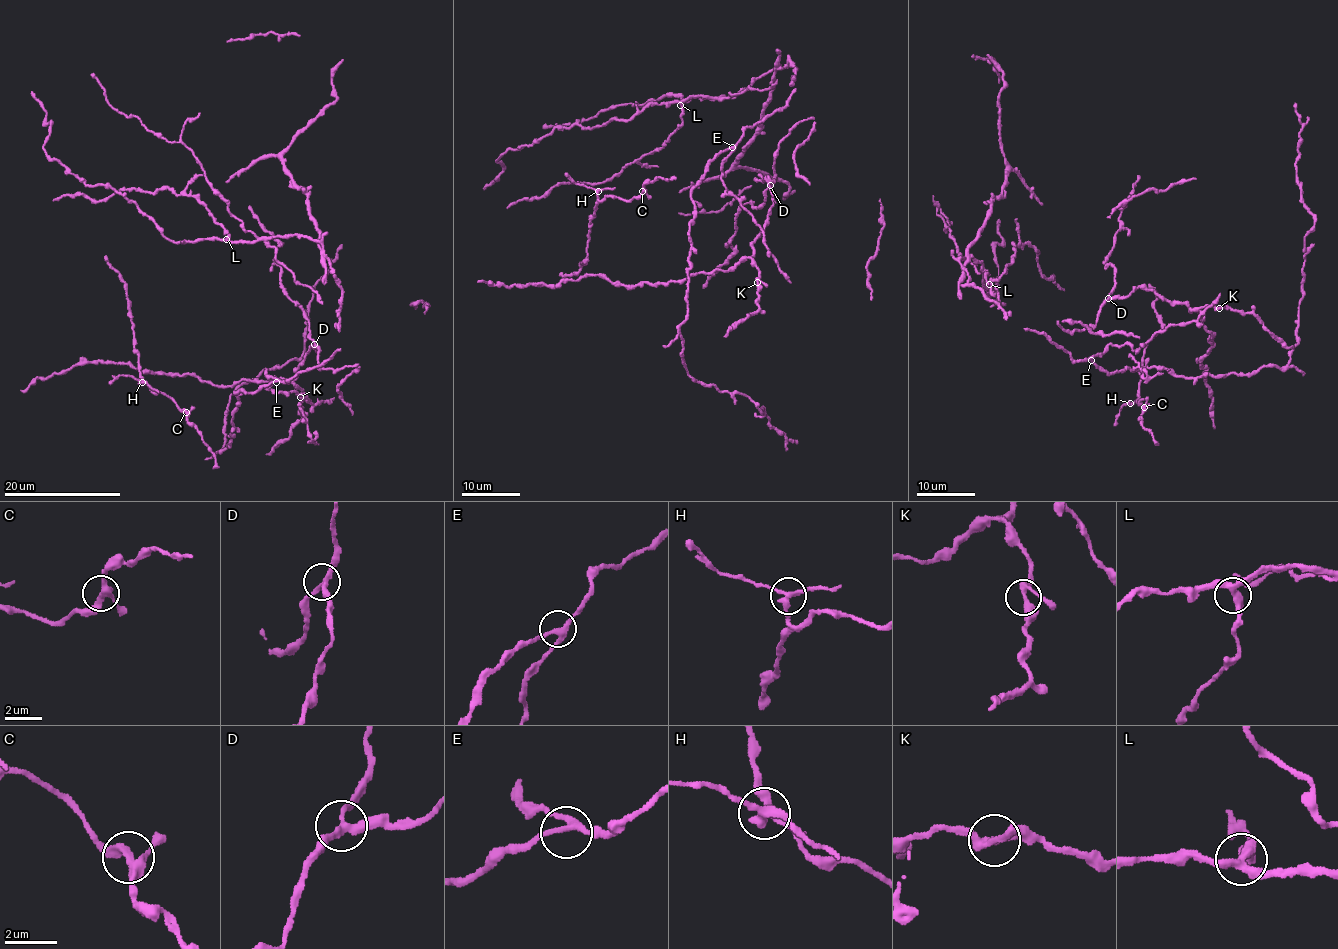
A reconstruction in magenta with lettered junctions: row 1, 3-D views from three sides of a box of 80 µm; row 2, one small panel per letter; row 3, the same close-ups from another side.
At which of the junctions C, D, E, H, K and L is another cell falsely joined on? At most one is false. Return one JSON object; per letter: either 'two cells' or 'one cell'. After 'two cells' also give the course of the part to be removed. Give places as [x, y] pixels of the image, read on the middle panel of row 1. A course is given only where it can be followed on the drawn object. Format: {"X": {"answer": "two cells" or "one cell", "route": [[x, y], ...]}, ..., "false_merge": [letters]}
{"C": {"answer": "one cell"}, "D": {"answer": "one cell"}, "E": {"answer": "one cell"}, "H": {"answer": "two cells", "route": [[598, 191], [576, 184], [565, 173]]}, "K": {"answer": "one cell"}, "L": {"answer": "one cell"}, "false_merge": ["H"]}

